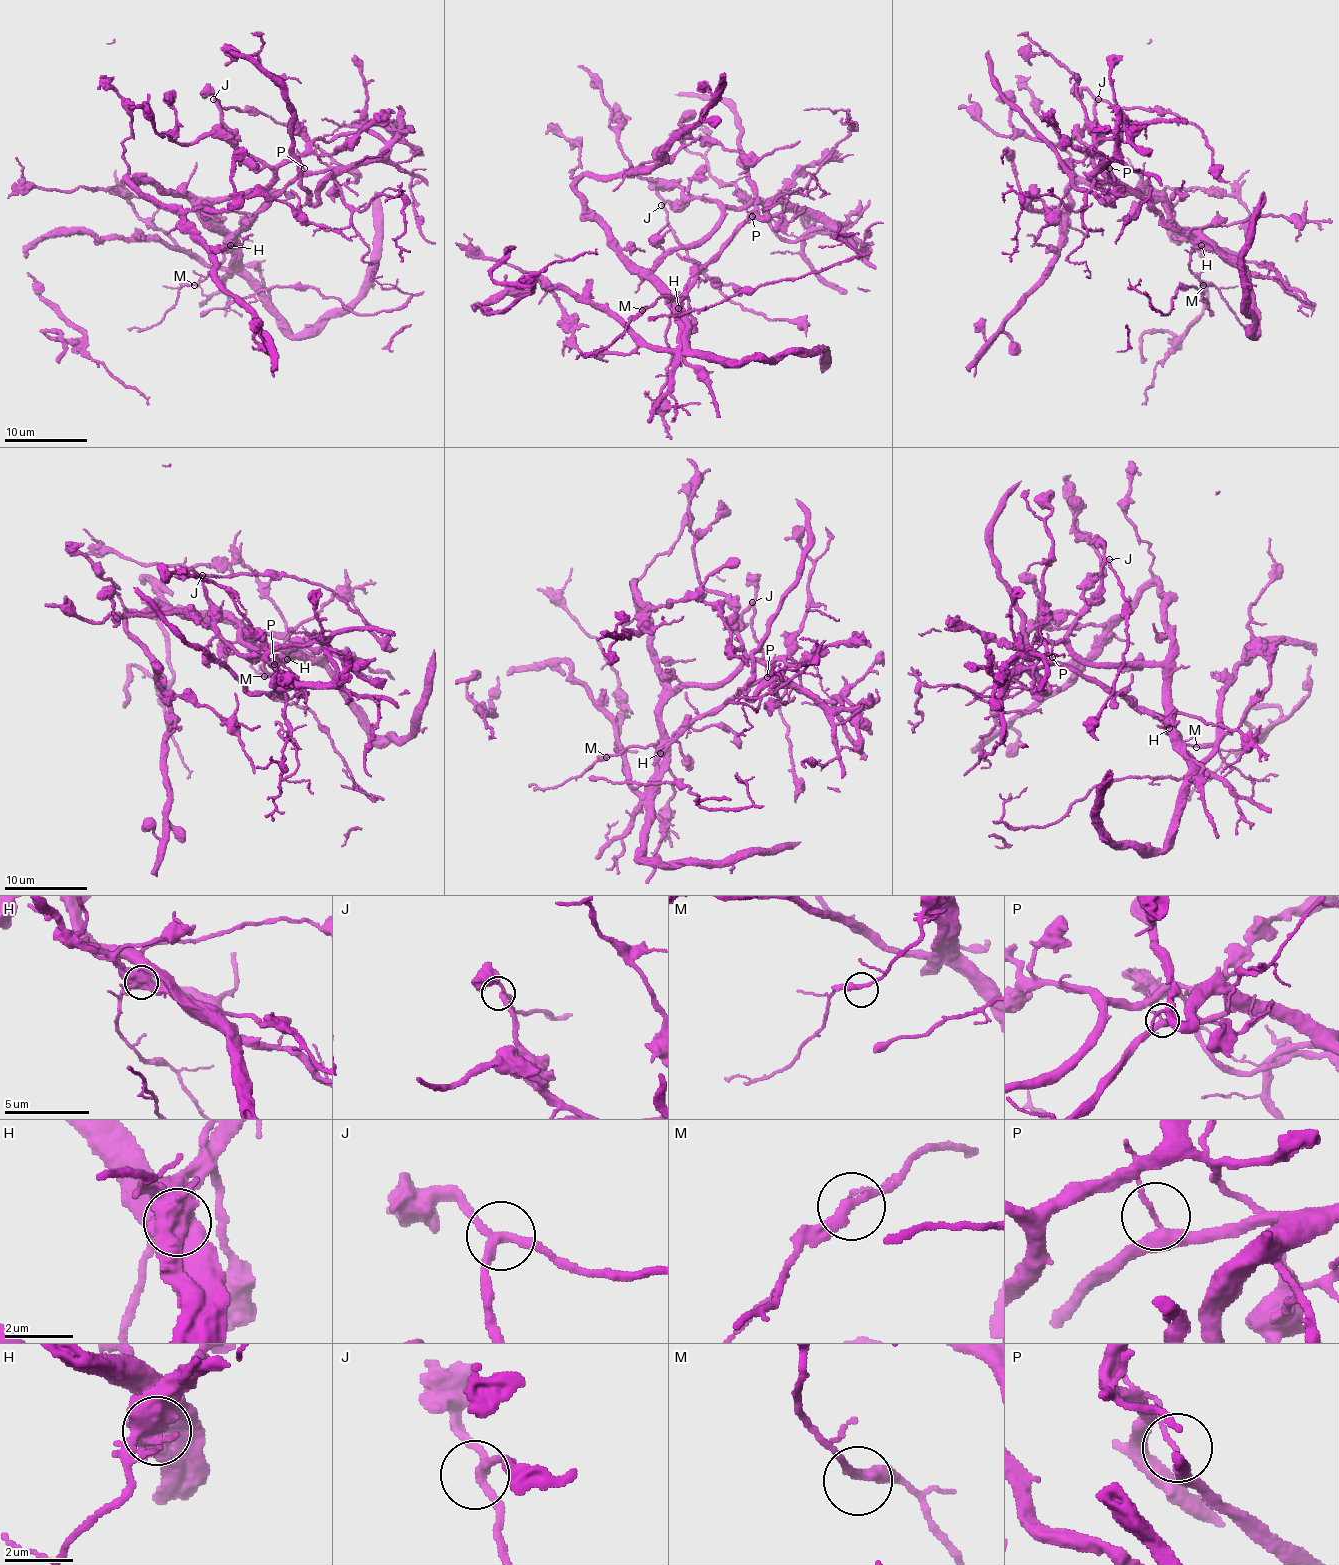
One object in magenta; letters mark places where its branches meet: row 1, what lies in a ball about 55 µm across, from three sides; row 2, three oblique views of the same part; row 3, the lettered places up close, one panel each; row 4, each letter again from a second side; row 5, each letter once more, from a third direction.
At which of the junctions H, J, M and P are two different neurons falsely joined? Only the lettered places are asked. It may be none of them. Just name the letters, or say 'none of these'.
H, P

